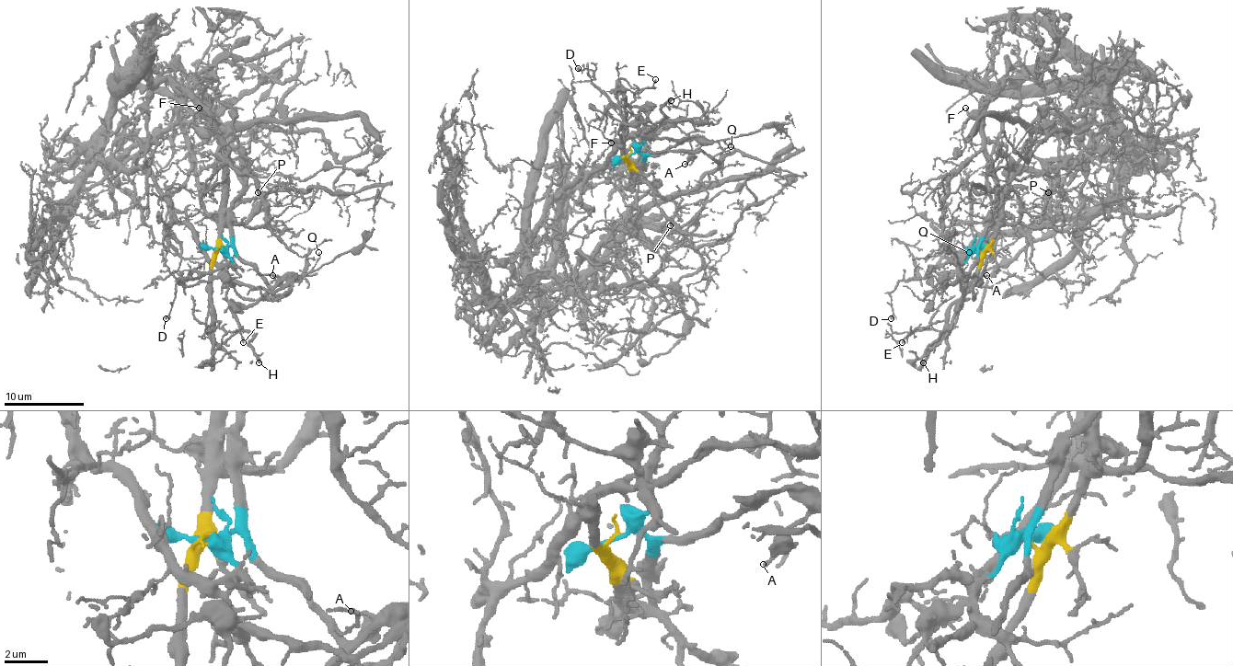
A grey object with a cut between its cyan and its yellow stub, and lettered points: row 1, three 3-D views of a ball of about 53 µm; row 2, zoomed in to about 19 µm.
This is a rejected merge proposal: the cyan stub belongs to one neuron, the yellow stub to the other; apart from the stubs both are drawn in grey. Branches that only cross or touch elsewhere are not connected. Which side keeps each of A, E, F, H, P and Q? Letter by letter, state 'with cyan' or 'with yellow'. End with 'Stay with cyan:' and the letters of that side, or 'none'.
A: with cyan
E: with yellow
F: with yellow
H: with cyan
P: with yellow
Q: with cyan
Stay with cyan: A, H, Q

